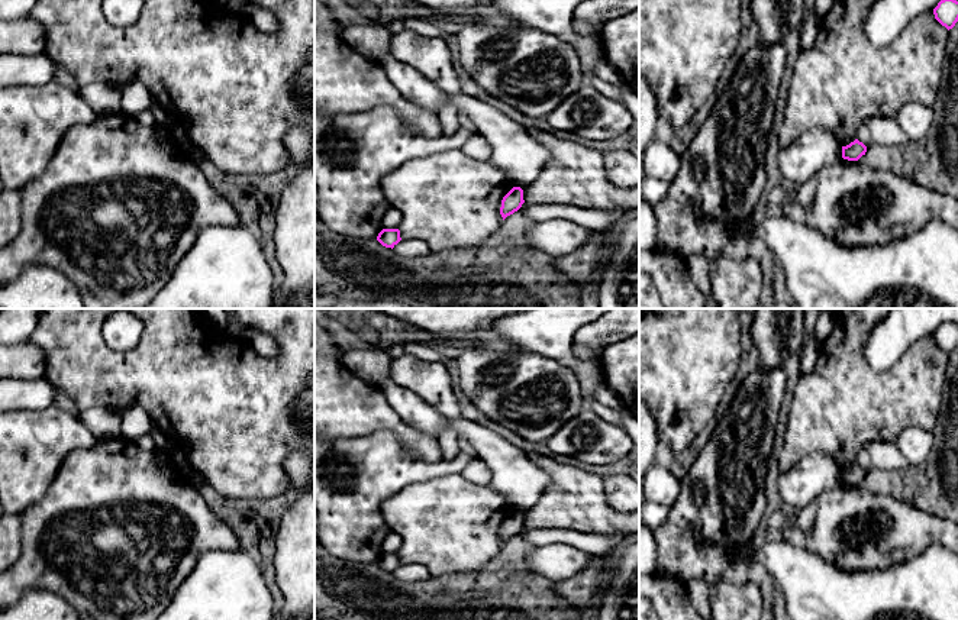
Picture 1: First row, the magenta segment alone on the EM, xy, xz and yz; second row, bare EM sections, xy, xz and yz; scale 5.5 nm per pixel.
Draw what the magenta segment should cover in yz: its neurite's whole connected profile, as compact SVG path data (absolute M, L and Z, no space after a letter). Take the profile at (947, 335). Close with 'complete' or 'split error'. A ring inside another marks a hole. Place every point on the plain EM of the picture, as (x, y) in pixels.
M944 323L933 333L935 343L948 355L958 346L958 326L954 323Z | complete

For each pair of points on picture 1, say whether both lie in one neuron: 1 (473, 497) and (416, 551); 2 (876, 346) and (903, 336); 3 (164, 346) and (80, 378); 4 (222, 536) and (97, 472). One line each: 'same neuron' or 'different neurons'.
1: same neuron
2: same neuron
3: same neuron
4: same neuron

